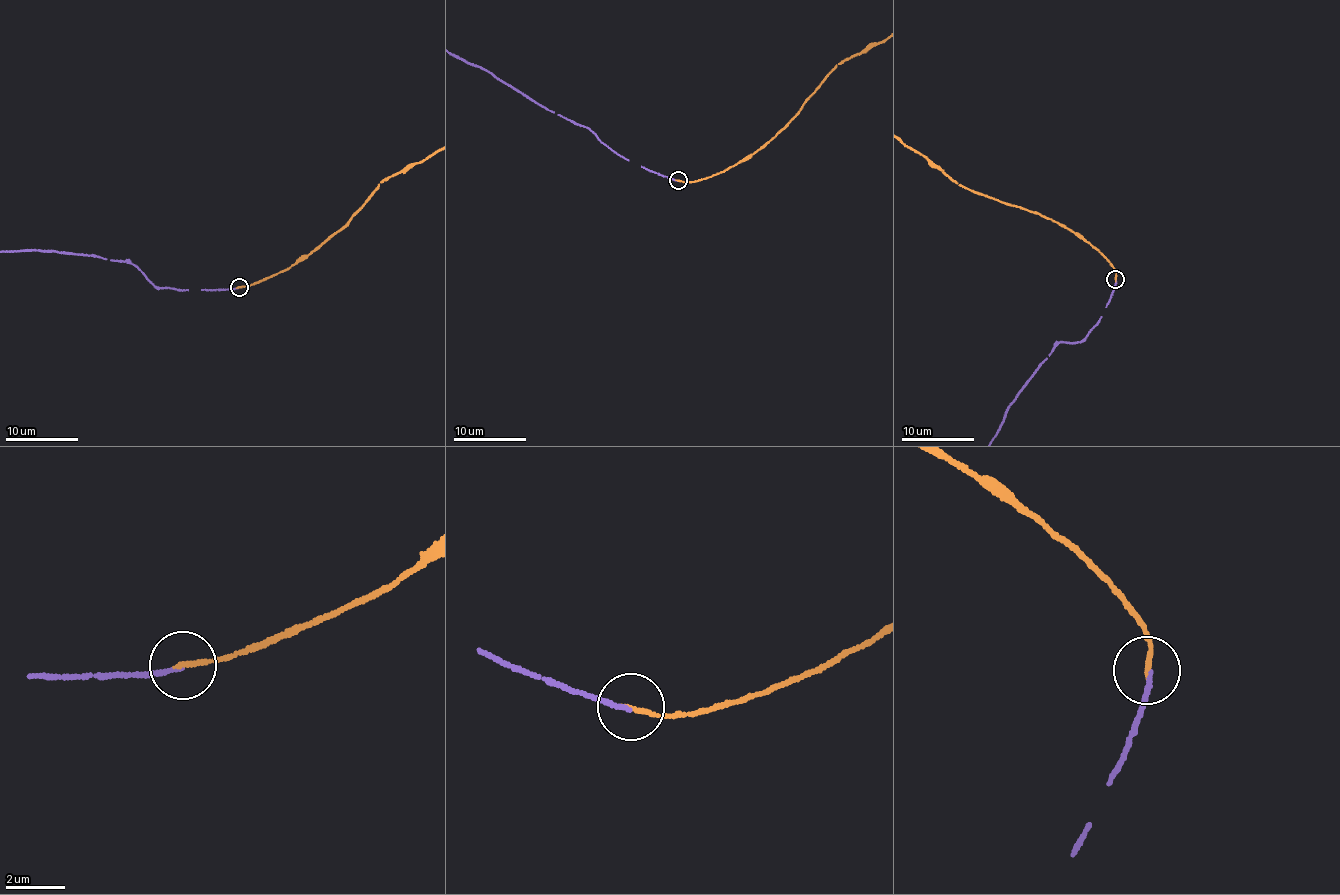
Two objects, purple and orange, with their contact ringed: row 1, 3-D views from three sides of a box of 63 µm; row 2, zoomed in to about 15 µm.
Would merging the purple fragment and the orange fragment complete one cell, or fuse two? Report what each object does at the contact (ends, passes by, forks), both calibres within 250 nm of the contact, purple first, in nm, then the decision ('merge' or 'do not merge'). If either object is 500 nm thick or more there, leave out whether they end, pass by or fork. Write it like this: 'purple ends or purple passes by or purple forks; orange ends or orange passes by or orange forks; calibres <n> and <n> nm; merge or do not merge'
purple ends; orange ends; calibres 140 and 160 nm; do not merge

